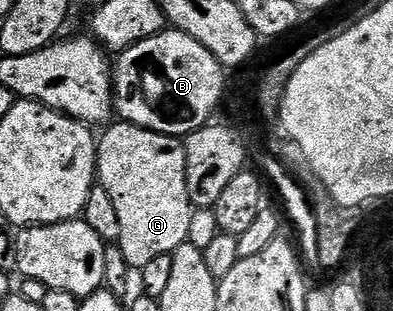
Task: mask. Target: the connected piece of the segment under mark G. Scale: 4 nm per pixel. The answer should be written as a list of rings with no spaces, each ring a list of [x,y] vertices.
[[[122,119],[108,124],[102,133],[95,150],[97,181],[105,187],[105,191],[109,191],[109,199],[113,199],[121,222],[121,235],[117,242],[119,249],[124,253],[124,259],[130,268],[141,271],[145,263],[157,259],[157,255],[172,254],[177,247],[187,244],[193,212],[187,186],[187,147],[178,137],[161,135]]]

